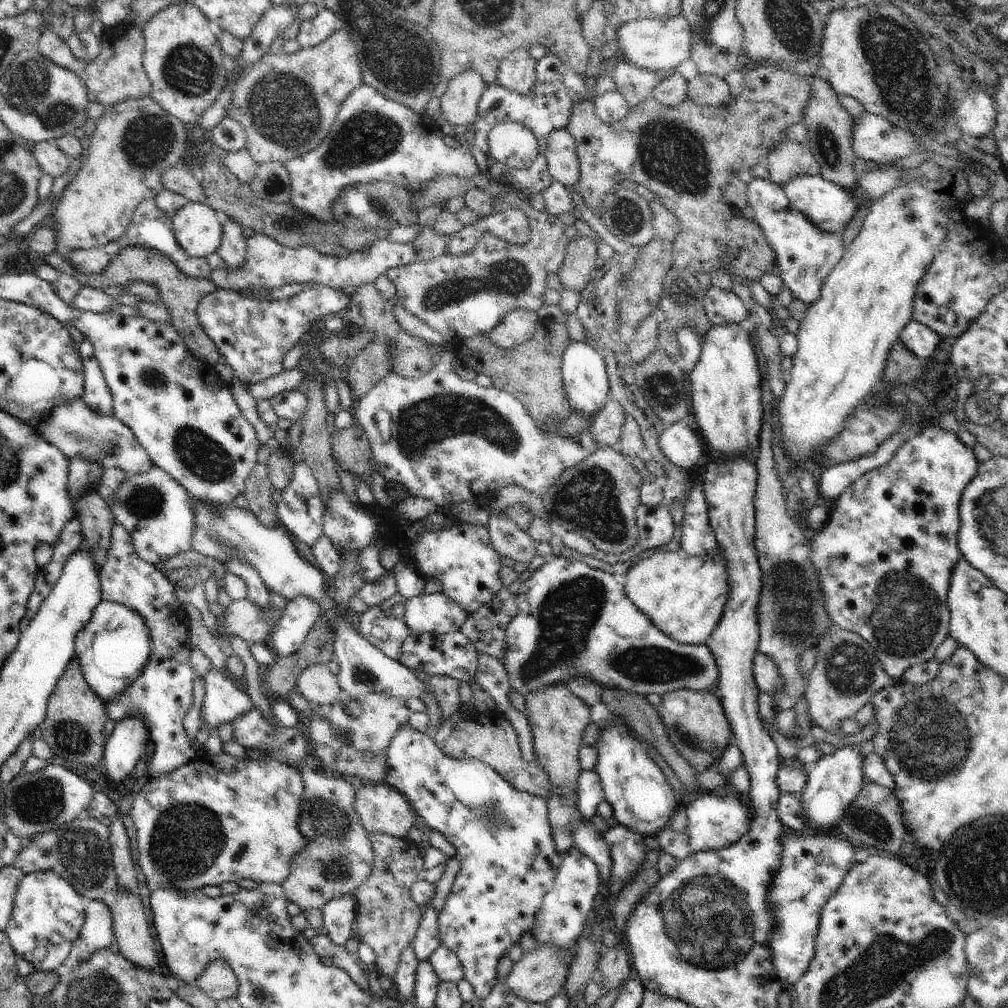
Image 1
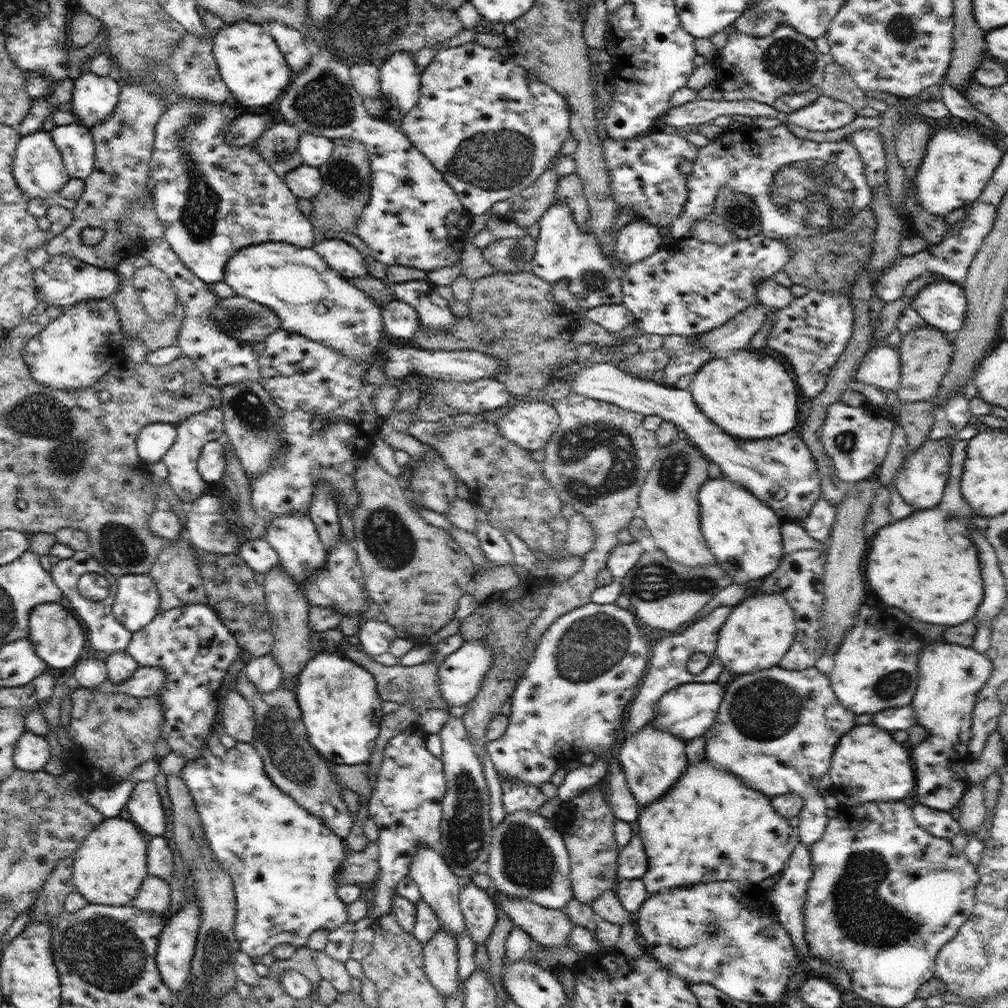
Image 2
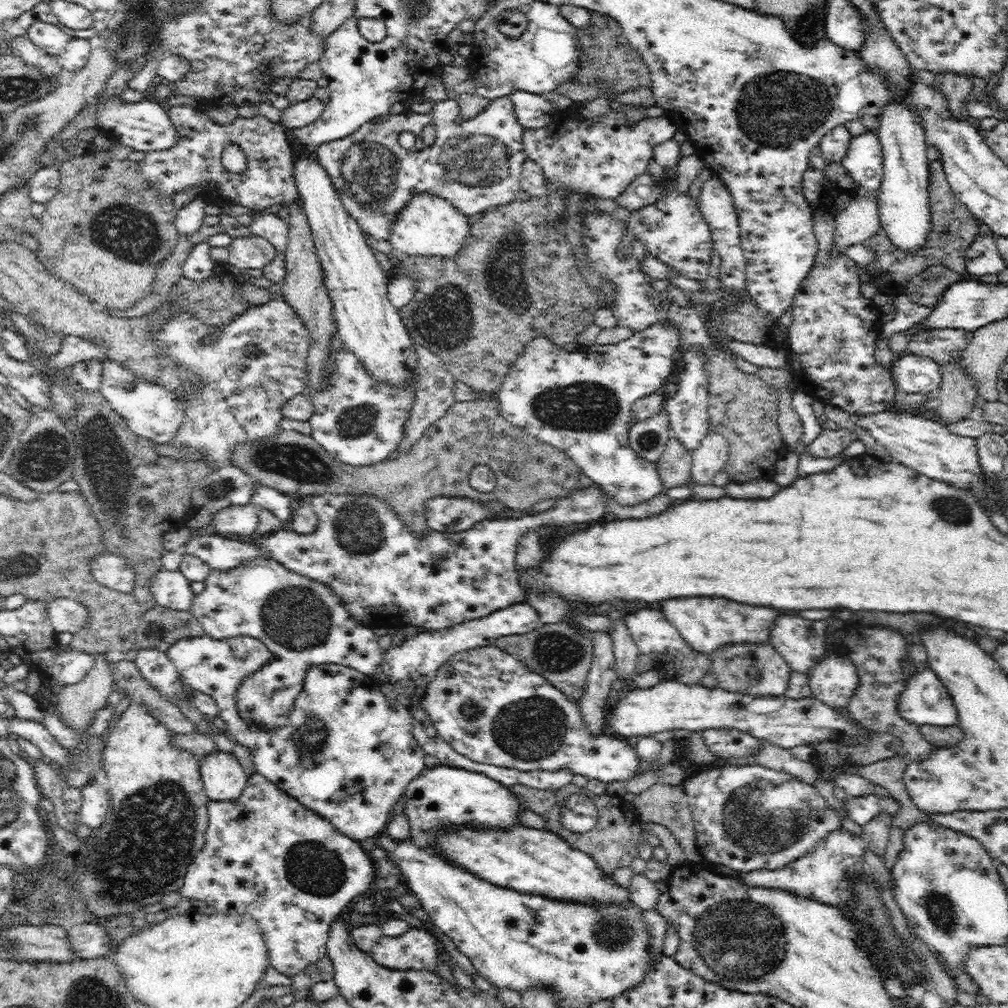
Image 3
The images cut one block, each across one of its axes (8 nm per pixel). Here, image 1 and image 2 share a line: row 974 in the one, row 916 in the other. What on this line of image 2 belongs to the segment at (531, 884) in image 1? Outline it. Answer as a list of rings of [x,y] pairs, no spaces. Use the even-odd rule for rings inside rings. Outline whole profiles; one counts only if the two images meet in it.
[[[471,882],[459,891],[459,905],[473,942],[476,946],[485,945],[496,924],[498,912],[498,903],[492,890],[480,889]]]

